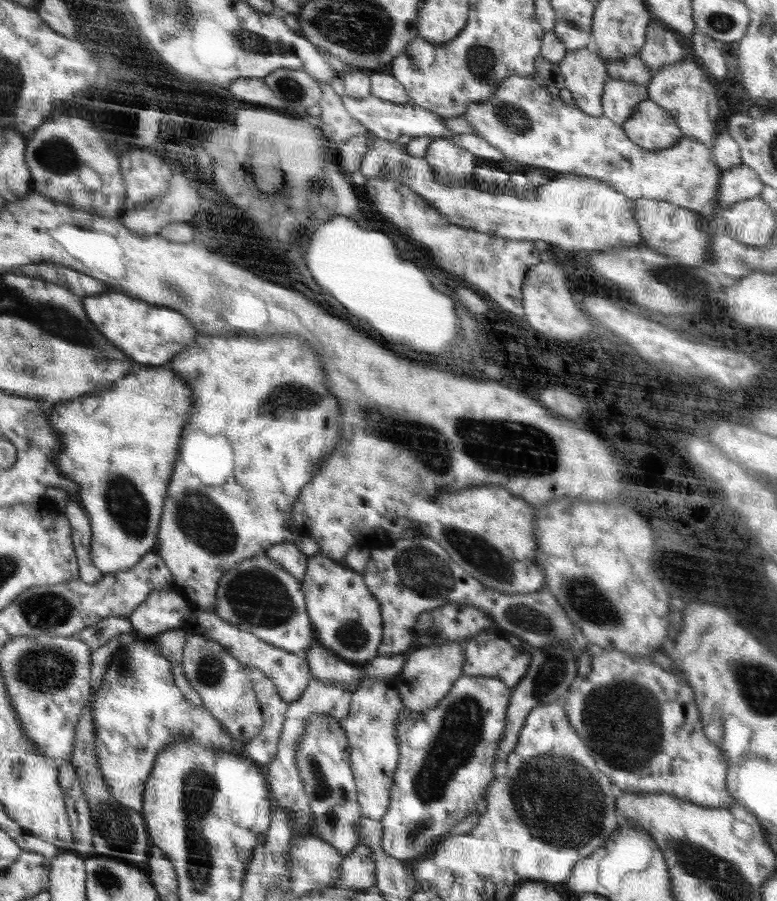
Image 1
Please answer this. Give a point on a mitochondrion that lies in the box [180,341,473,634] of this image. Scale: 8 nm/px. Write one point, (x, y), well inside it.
(257, 596)

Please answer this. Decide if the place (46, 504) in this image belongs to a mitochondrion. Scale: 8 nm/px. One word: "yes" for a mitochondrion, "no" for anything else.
no

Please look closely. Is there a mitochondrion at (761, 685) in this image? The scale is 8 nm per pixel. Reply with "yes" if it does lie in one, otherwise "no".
yes

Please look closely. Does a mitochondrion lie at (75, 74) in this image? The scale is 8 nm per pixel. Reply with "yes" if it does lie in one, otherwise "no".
no

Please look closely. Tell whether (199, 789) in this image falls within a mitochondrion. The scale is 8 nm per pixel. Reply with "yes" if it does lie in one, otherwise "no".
yes

